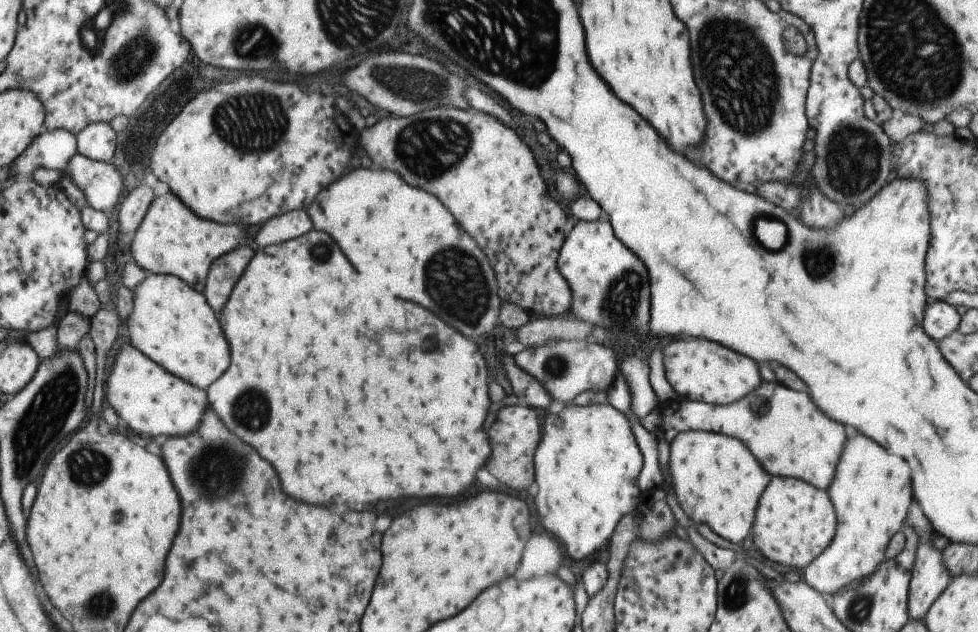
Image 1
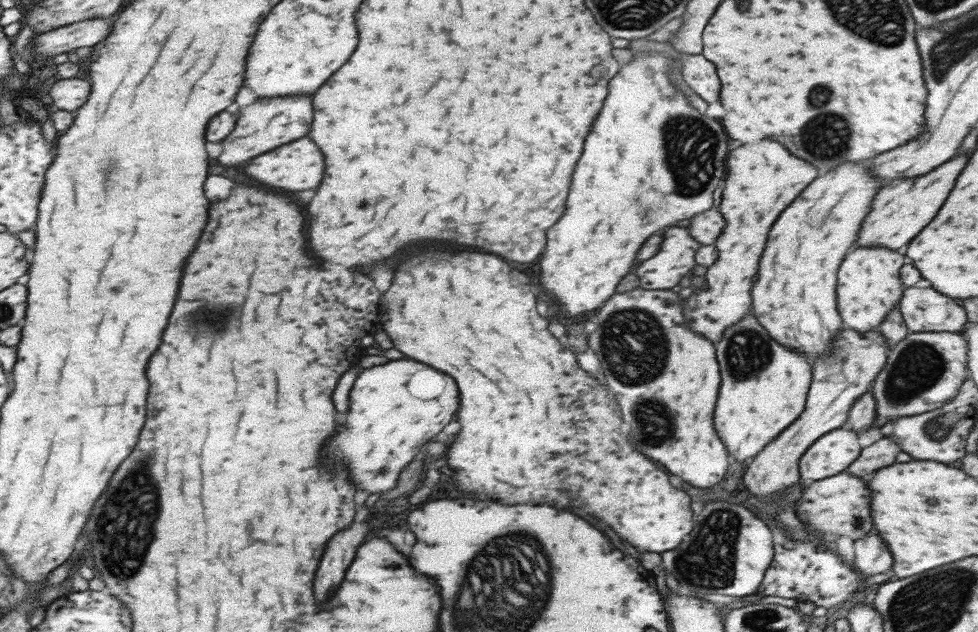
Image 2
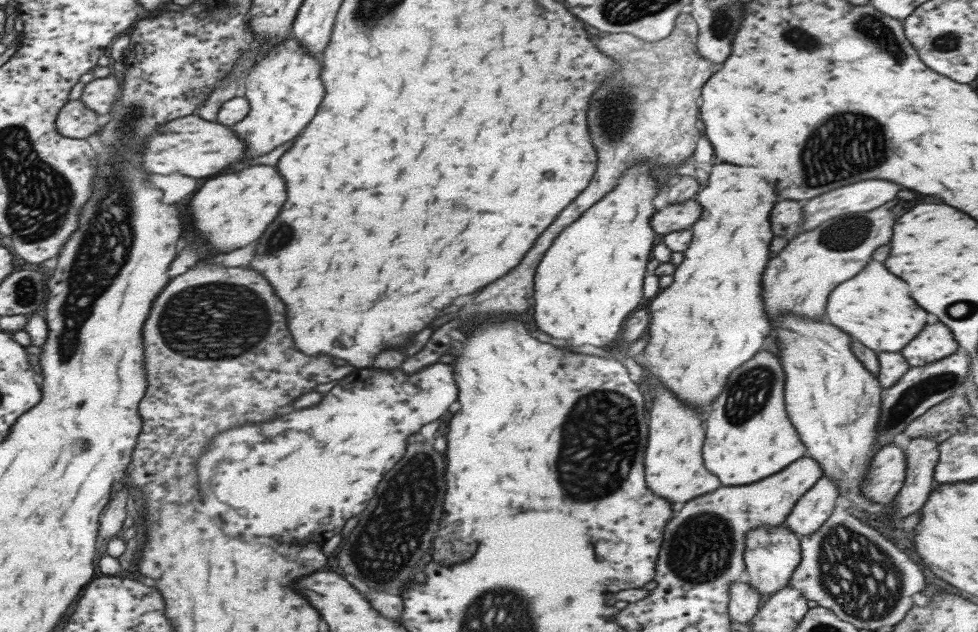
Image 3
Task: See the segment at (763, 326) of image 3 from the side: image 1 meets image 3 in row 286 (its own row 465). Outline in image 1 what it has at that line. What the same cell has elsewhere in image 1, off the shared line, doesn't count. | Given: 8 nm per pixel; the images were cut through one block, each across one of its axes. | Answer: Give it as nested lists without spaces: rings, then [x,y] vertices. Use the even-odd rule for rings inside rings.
[[[697,430],[677,434],[669,444],[669,478],[677,502],[691,522],[707,524],[717,536],[749,546],[757,498],[765,490],[769,474],[739,440]]]

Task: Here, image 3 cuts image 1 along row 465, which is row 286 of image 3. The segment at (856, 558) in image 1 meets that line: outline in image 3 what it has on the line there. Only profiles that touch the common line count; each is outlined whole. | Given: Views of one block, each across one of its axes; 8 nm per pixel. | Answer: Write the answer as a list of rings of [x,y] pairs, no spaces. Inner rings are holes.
[[[875,260],[855,274],[855,278],[841,282],[841,286],[829,294],[829,308],[825,310],[825,316],[841,332],[877,354],[899,354],[901,348],[927,324],[927,312],[923,312],[907,296],[907,286]]]

